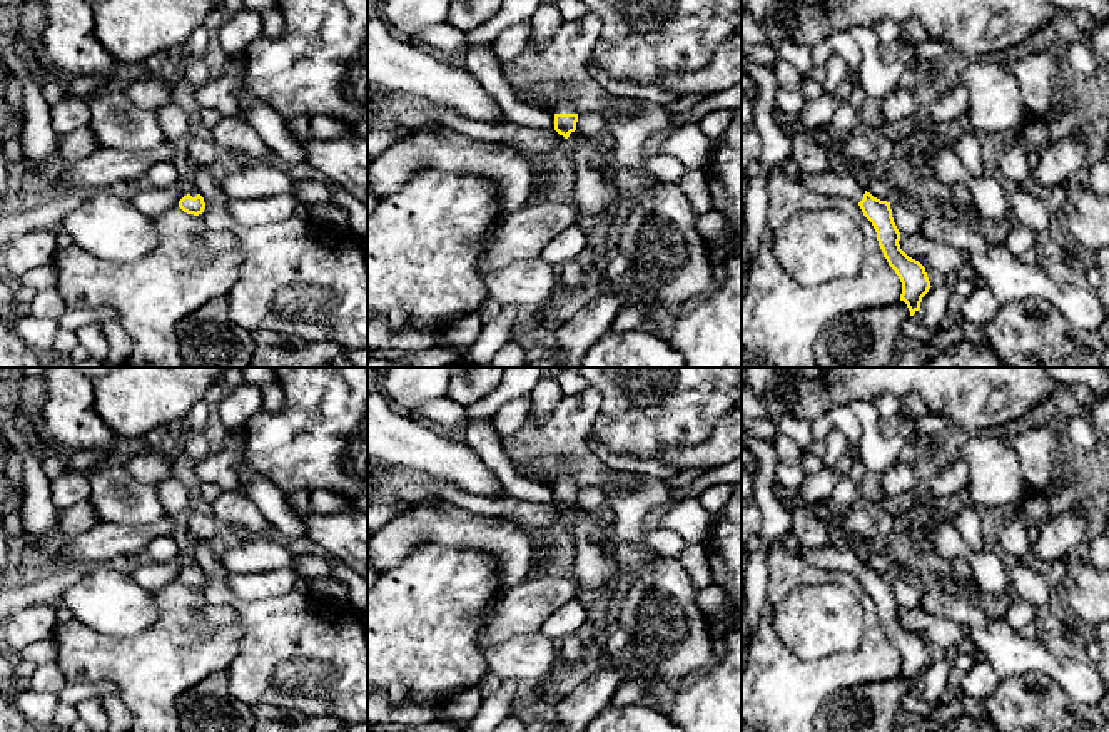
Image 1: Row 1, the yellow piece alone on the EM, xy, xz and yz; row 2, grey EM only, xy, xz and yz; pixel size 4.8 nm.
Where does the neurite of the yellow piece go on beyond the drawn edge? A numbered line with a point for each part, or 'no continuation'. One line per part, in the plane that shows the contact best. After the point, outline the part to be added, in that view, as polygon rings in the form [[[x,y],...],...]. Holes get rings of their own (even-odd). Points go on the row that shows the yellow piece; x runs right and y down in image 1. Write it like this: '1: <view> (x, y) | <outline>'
1: xz (565, 106) | [[[560,99],[553,114],[576,114],[576,109],[570,99]]]

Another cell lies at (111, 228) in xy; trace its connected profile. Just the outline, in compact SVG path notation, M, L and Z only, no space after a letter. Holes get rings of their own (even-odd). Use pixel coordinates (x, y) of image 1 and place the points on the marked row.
M105 189L90 192L78 209L62 219L60 229L72 236L75 246L112 262L142 259L159 244L154 219L137 211L130 201L117 197Z

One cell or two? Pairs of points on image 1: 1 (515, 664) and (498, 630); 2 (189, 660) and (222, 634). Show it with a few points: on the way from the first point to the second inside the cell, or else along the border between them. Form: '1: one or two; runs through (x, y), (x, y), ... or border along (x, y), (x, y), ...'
1: two; border along (538, 630), (515, 634), (495, 644), (478, 642)
2: one; runs through (197, 652), (214, 635)

